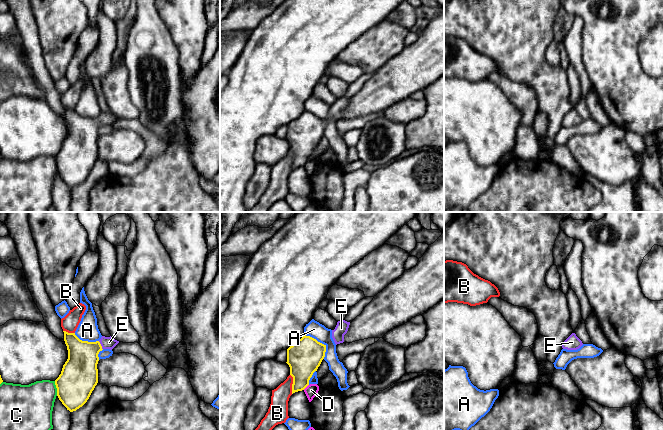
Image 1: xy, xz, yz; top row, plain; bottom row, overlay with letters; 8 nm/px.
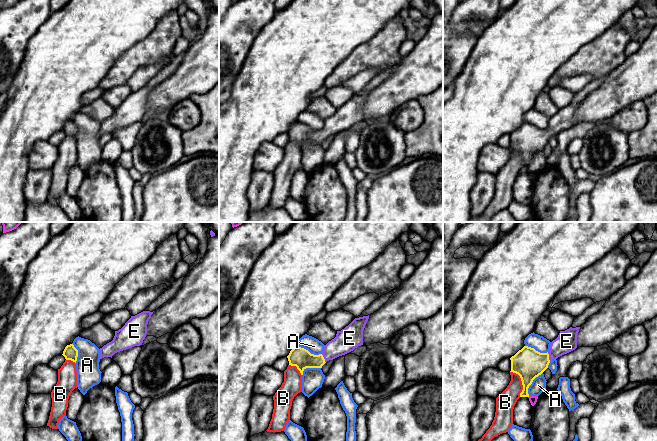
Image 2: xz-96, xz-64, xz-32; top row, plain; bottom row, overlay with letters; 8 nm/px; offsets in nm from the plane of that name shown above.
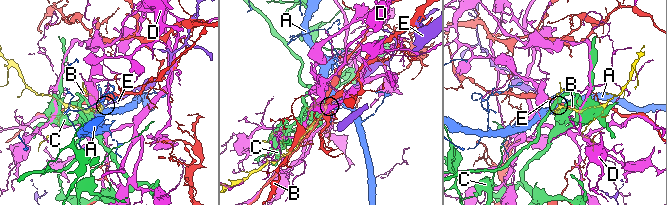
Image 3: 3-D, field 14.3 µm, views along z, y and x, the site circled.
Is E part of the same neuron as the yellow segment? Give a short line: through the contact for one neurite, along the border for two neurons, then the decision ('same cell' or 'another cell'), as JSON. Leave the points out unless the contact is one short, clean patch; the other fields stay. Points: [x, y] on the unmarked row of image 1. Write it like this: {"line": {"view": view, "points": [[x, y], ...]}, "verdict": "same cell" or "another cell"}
{"line": {"view": "xy", "points": [[80, 145], [82, 139], [100, 121], [106, 118]]}, "verdict": "same cell"}

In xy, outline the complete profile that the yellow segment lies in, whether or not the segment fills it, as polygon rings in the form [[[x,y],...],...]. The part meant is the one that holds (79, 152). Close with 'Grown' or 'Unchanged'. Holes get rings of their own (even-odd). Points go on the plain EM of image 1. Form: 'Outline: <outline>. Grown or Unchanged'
Outline: [[[64,108],[68,135],[55,156],[57,172],[70,188],[82,183],[98,159],[98,130],[103,125],[112,126],[119,117],[102,112],[99,117],[80,116],[75,109]]]. Grown

